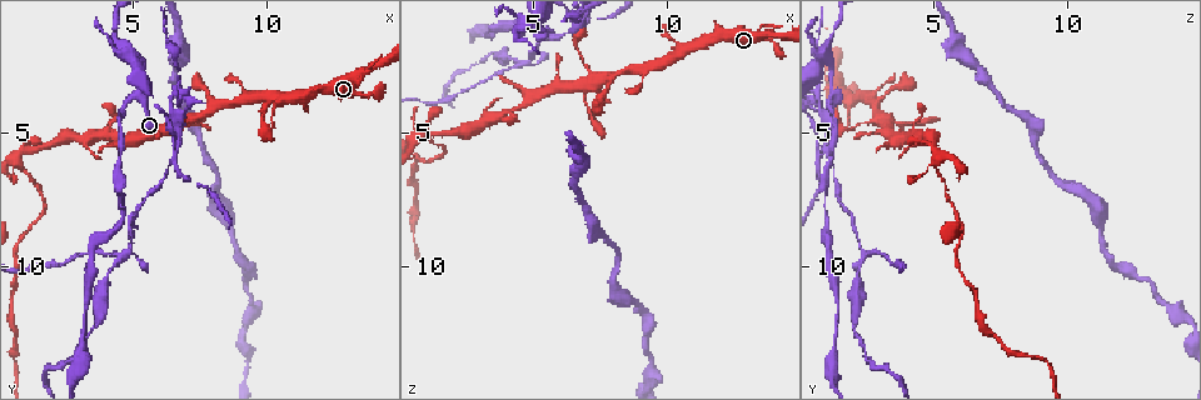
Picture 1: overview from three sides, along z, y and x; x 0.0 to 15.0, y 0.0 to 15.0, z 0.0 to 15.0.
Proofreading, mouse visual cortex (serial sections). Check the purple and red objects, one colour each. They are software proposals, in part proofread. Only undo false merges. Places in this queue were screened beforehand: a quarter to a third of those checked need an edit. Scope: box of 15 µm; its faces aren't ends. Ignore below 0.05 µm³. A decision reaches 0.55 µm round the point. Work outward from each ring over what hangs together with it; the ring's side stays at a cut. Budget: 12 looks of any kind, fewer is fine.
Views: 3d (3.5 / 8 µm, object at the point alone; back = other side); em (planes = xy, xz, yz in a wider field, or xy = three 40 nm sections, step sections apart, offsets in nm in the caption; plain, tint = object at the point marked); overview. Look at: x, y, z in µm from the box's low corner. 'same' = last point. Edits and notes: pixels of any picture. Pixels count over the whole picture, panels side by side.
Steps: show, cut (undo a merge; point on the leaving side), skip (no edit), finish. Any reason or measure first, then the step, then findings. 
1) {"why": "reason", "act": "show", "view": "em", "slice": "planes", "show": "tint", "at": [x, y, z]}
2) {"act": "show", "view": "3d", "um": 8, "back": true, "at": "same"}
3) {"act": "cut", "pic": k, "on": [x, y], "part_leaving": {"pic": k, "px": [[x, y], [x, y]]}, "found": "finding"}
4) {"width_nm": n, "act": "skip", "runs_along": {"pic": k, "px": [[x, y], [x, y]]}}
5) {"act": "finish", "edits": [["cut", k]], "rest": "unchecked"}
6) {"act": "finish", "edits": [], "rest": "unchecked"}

{"why": "a fork", "act": "show", "view": "3d", "um": 8, "at": [9.2, 3.8, 2.4]}

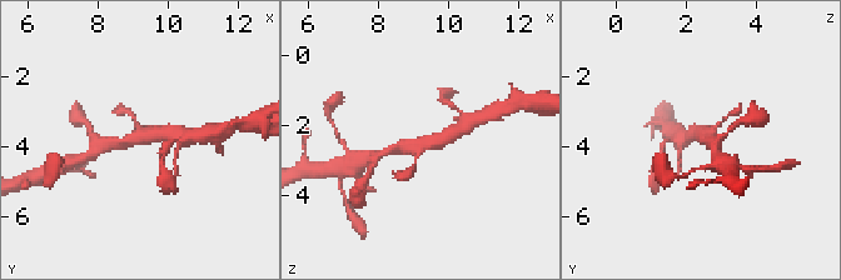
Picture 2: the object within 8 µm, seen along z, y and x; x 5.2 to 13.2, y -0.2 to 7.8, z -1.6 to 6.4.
{"why": "closer look", "act": "show", "view": "3d", "um": 3.5, "back": true, "at": [9.1, 3.7, 2.5]}

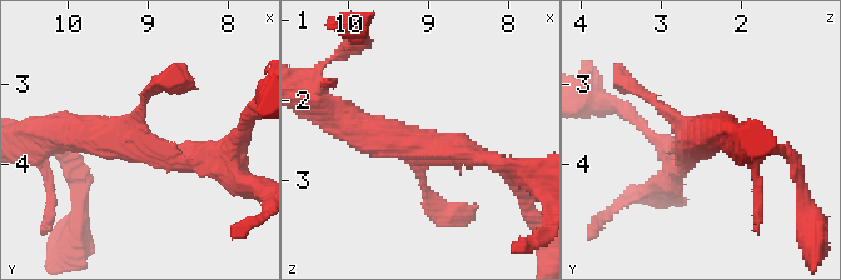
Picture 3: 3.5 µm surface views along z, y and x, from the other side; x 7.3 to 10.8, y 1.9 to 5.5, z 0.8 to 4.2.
{"act": "show", "view": "em", "slice": "xy", "step": 2, "show": "tint", "at": [9.20, 3.75, 2.55]}

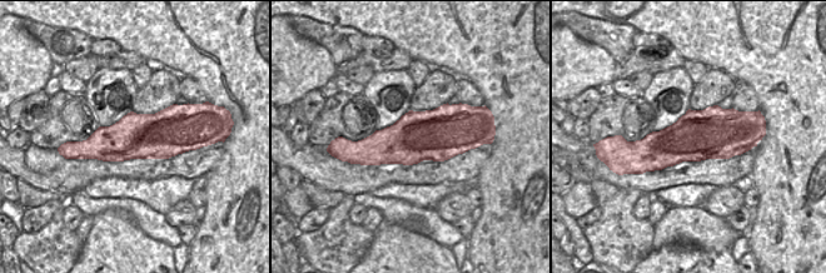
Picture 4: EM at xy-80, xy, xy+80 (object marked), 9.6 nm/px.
{"act": "skip", "runs_along": {"pic": 3, "px": [[336, 114], [363, 133], [486, 159]]}, "found": "one cell here"}

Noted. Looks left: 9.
{"why": "four arms meet", "act": "show", "view": "3d", "um": 8, "at": [7.3, 4.3, 3.0]}

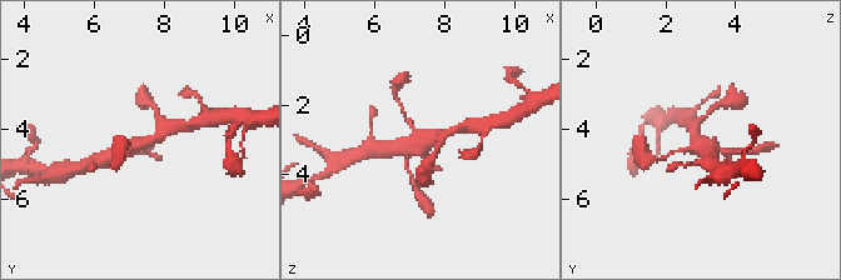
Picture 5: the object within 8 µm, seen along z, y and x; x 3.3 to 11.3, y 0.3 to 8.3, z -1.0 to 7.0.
{"act": "show", "view": "em", "slice": "xy", "step": 3, "show": "tint", "at": [7.3, 4.4, 3.0]}

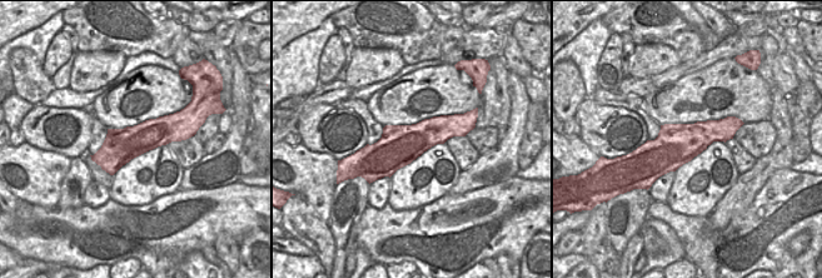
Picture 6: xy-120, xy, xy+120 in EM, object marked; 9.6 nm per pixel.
{"act": "skip", "runs_along": {"pic": 6, "px": [[464, 128], [359, 153]]}, "found": "one cell here"}

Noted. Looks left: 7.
{"why": "two arms in line, one across", "act": "show", "view": "3d", "um": 3.5, "at": [4.5, 5.1, 4.1]}

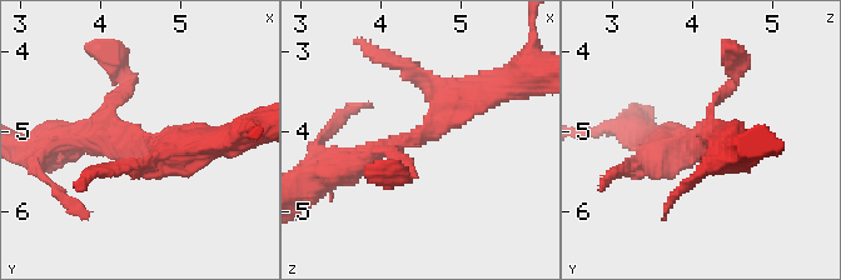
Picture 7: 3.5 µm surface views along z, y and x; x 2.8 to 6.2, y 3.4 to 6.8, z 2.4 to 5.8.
{"arms": 3, "arm_widths_nm": [150, 250, 400], "act": "show", "view": "em", "slice": "xy", "step": 2, "show": "tint", "at": [4.45, 5.05, 4.10]}

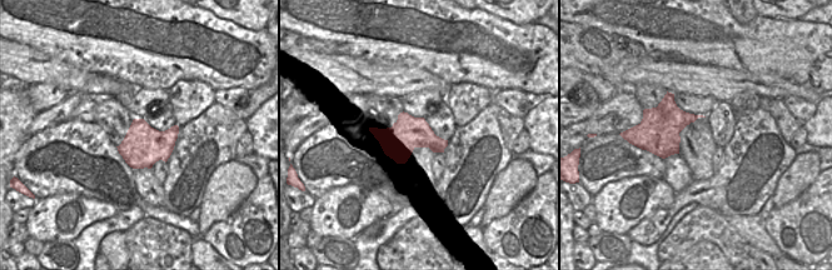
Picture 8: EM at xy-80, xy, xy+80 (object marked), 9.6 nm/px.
{"act": "skip", "runs_along": {"pic": 7, "px": [[481, 91], [342, 178]]}, "found": "one cell here"}

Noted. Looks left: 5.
{"act": "show", "view": "3d", "um": 3.5, "at": [5.1, 3.6, 1.3]}

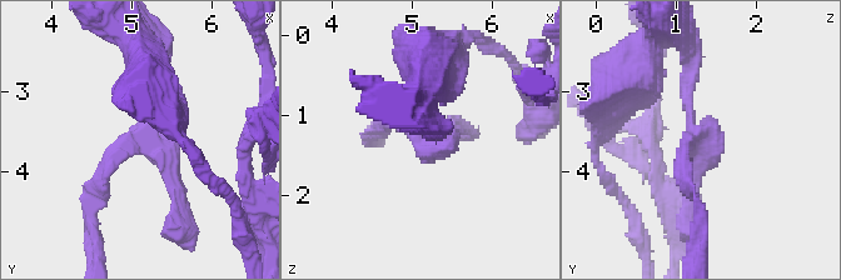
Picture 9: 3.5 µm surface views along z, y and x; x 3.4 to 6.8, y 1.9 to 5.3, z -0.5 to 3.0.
{"arms": 3, "arm_widths_nm": [150, 200, 250], "why": "shape alone is not enough", "act": "show", "view": "em", "slice": "xy", "step": 3, "show": "plain", "at": [5.15, 3.55, 1.25]}

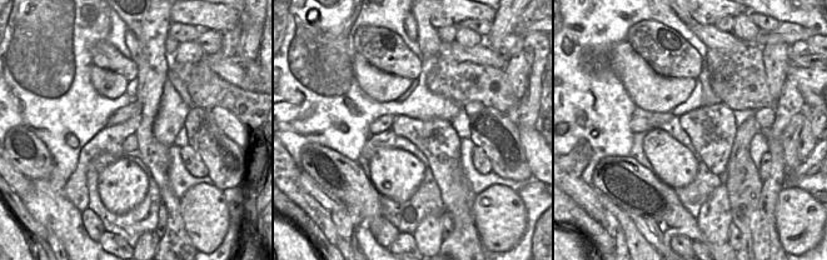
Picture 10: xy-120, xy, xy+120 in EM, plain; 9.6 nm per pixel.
{"act": "show", "view": "em", "slice": "xy", "step": 3, "show": "tint", "at": "same"}

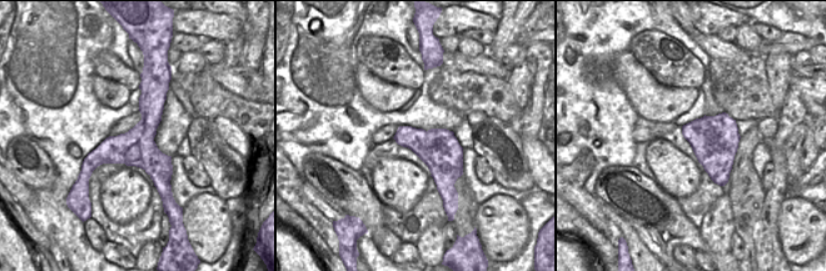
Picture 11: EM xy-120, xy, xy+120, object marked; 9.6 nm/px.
{"act": "skip", "runs_along": {"pic": 9, "px": [[175, 203], [144, 134], [152, 56]]}, "found": "continuous, no second cell"}

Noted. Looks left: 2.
{"why": "thin neck", "act": "show", "view": "3d", "um": 8, "at": [4.6, 6.0, 1.2]}

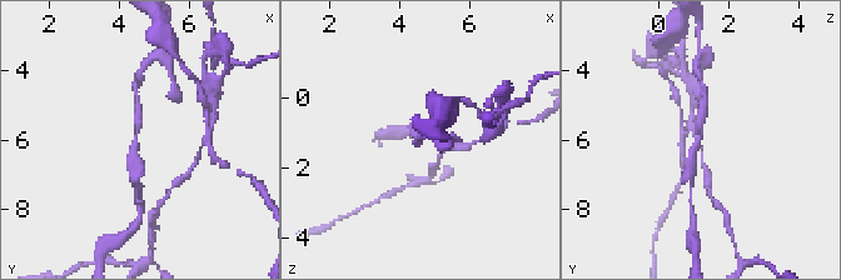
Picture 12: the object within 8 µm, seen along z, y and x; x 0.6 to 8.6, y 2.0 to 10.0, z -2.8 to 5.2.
{"act": "show", "view": "em", "slice": "xy", "step": 3, "show": "tint", "at": [4.5, 5.9, 1.2]}

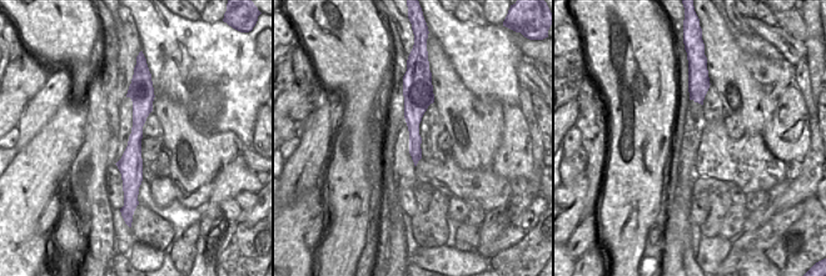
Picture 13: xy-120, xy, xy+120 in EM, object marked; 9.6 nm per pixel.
{"arm_widths_nm": [250, 300], "act": "skip", "found": "continuous, no second cell"}

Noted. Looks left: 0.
{"act": "finish", "edits": [], "rest": "unchecked"}

